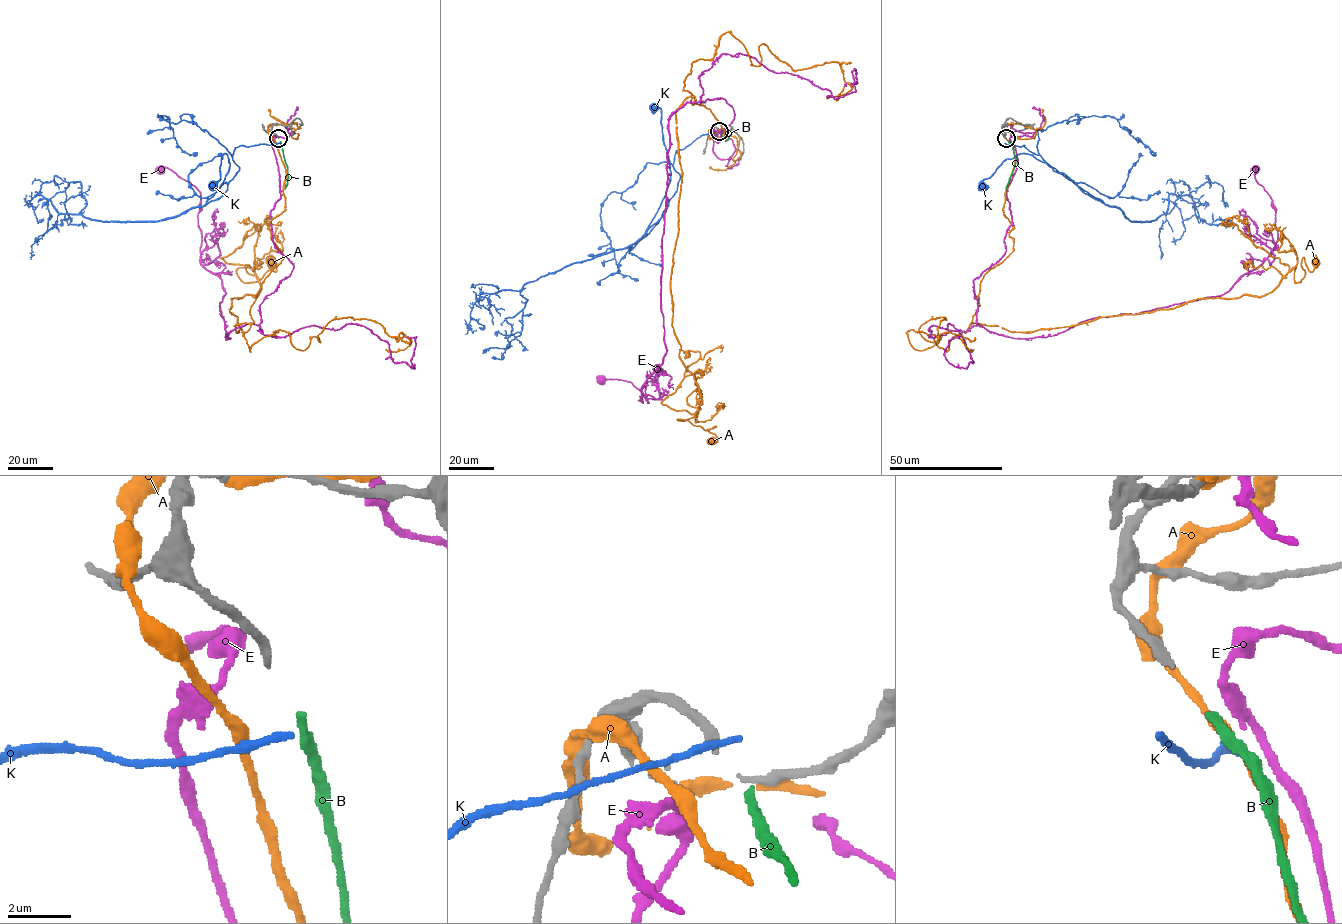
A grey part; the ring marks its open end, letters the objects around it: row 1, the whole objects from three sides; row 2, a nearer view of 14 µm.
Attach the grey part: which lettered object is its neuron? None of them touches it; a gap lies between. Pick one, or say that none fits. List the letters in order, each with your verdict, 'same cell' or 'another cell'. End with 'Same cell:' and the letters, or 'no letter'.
A: another cell
B: same cell
E: another cell
K: another cell
Same cell: B

